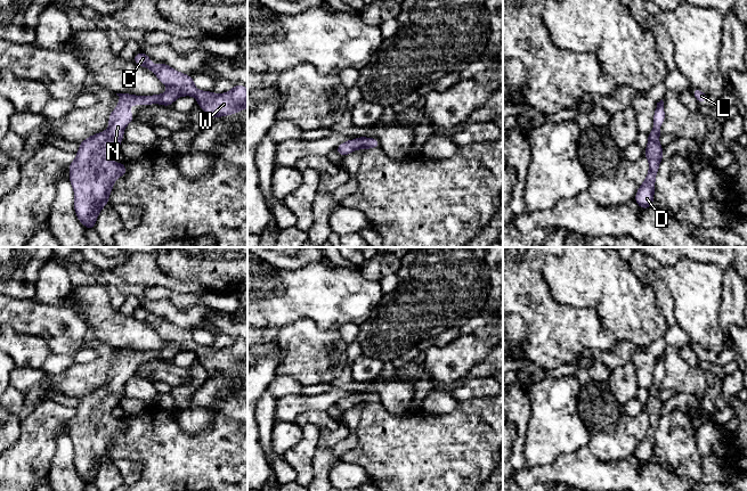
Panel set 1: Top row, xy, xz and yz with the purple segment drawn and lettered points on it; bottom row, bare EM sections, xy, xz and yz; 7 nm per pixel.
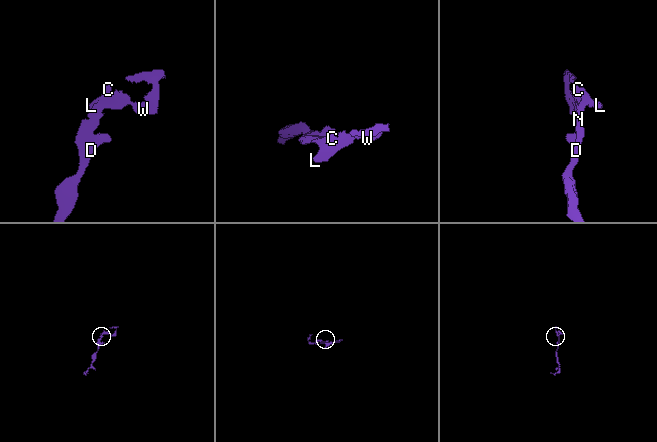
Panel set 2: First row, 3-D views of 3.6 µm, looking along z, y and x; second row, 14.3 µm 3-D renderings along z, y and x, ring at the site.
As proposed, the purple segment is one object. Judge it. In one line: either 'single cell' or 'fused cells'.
single cell

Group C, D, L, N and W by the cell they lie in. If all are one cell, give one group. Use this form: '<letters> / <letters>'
C D L N W

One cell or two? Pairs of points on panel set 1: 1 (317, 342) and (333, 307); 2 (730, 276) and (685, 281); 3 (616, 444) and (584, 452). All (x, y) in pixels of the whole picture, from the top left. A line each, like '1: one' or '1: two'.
1: two
2: two
3: two

